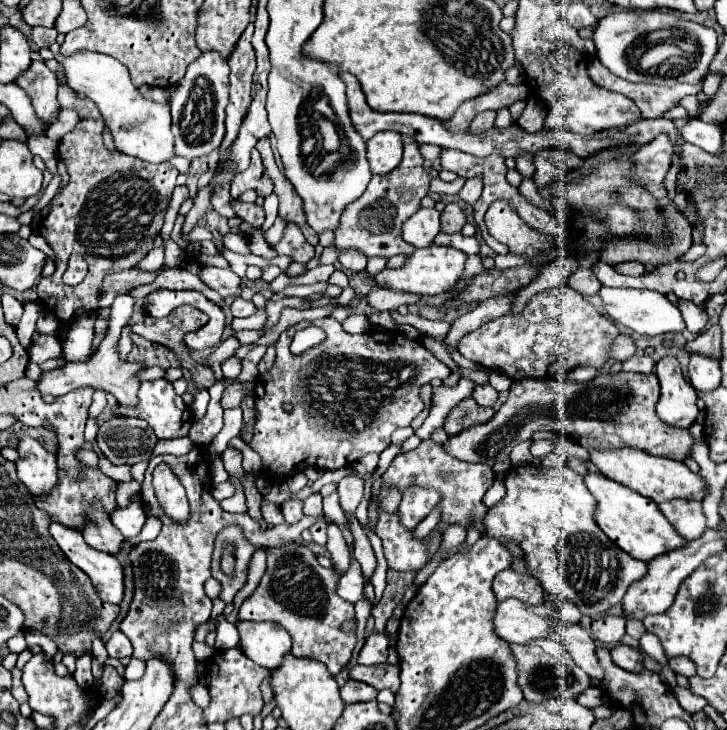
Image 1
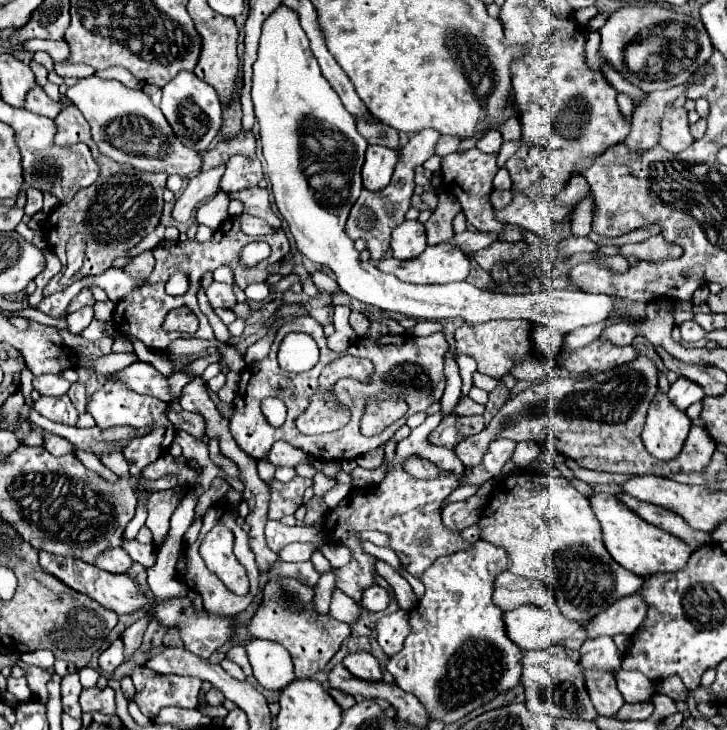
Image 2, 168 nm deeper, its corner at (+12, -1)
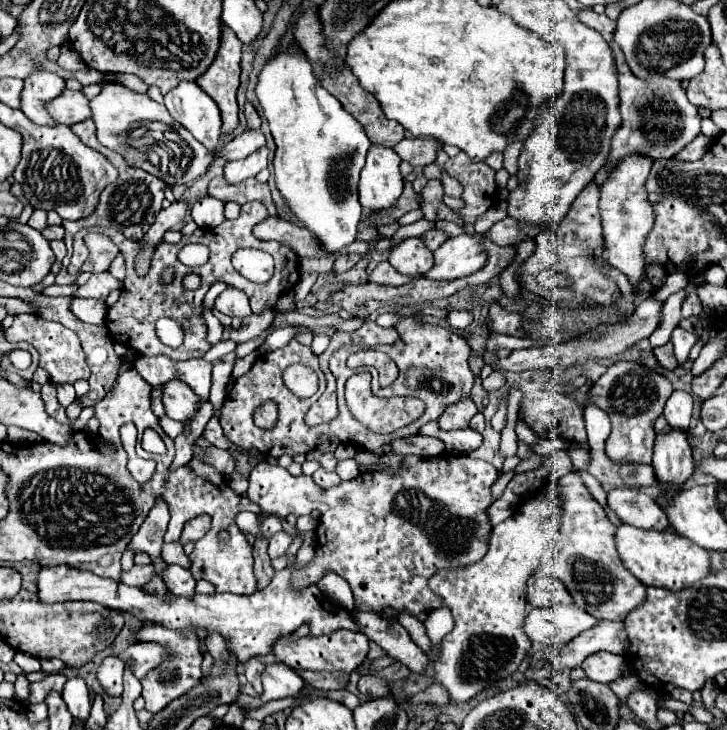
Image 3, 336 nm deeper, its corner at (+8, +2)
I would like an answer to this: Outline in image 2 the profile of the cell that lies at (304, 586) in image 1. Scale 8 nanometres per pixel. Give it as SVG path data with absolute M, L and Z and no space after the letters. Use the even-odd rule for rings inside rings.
M272 580L264 588L264 604L260 604L248 622L248 630L256 638L278 642L290 652L296 678L310 678L324 670L330 658L340 650L342 642L352 634L348 624L340 624L338 620L332 620L332 616L316 614L312 596L314 588L304 588L304 584L296 580Z

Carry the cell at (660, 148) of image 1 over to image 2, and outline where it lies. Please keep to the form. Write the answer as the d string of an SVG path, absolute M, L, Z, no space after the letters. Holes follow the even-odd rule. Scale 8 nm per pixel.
M588 196L574 210L572 224L570 224L574 236L588 236L590 234L590 230L592 230L592 226L590 226L590 208L592 208L592 200Z

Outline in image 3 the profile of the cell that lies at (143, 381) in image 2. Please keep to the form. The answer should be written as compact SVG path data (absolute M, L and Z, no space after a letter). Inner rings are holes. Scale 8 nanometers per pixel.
M174 379L168 383L162 383L162 403L166 405L168 417L176 421L186 421L188 417L194 415L198 397L186 383Z

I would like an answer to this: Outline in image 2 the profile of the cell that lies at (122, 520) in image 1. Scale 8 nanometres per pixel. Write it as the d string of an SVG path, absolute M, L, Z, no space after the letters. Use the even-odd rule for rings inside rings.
M122 540L122 548L130 554L130 558L138 564L142 564L144 568L152 568L156 564L156 548L154 546L144 546L136 540L132 542L126 542Z

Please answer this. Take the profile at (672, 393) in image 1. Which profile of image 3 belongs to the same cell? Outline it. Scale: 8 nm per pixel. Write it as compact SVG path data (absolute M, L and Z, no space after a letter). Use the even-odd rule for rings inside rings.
M684 429L656 433L652 467L656 471L658 481L666 485L666 491L674 491L676 485L684 483L692 475L692 449Z

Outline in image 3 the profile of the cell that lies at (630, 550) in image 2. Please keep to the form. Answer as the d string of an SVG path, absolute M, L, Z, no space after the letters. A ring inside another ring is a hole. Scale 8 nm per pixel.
M632 525L616 527L616 549L624 563L624 567L640 579L644 585L666 587L672 591L680 591L698 579L706 577L710 571L710 559L704 549L700 549L694 541L680 537L674 531L642 531Z

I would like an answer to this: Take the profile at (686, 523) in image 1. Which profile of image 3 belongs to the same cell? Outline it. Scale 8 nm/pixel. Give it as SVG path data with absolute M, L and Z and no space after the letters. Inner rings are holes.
M612 489L608 493L608 505L614 509L620 521L630 523L638 529L666 531L670 527L666 513L660 509L660 505L640 489Z

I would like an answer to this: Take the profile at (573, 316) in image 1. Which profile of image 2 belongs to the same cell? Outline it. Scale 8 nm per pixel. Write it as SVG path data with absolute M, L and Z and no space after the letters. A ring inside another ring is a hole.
M492 320L484 324L462 324L456 330L456 348L460 354L470 354L478 362L478 372L500 380L510 372L516 360L526 358L532 352L530 340L532 324L524 320Z

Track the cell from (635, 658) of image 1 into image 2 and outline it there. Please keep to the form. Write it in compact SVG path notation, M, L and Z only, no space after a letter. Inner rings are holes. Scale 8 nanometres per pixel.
M620 670L616 674L616 682L618 682L618 690L620 690L624 702L628 702L628 704L646 702L646 700L650 700L652 694L656 694L656 686L652 690L652 682L646 676L640 676L640 672Z

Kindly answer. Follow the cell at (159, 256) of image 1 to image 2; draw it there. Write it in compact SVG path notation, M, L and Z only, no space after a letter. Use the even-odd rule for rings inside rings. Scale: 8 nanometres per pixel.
M108 268L104 274L100 274L100 276L88 276L88 278L82 278L82 282L84 282L84 286L88 286L90 282L94 282L94 284L98 284L100 288L104 288L106 290L106 294L108 294L108 298L112 300L112 302L118 302L118 300L122 300L138 282L136 280L132 280L122 268Z

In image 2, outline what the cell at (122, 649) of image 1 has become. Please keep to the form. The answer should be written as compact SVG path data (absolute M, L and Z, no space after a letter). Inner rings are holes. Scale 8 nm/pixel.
M114 640L114 642L112 642L112 646L110 646L110 648L106 648L106 650L100 654L100 658L98 658L98 666L100 666L100 670L102 670L104 674L112 676L112 674L114 674L114 670L124 662L122 652L124 652L122 640Z

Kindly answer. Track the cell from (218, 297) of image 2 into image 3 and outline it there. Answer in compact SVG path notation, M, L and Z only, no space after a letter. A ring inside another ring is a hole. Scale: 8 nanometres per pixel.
M226 287L226 289L216 297L214 307L216 307L218 311L222 311L224 315L230 315L230 317L246 317L246 315L250 315L248 297L244 297L244 291L232 289L232 287Z

